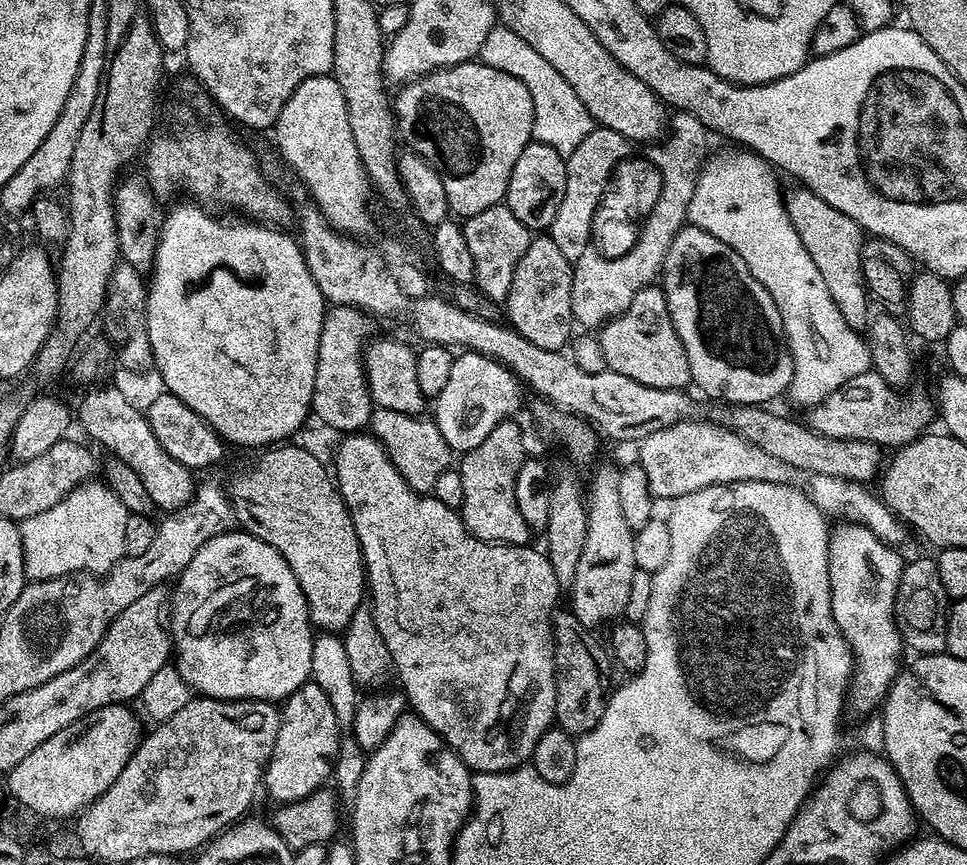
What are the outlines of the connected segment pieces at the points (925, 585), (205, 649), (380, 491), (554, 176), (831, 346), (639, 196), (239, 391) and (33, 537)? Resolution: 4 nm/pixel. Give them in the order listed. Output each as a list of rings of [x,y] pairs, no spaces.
[[[909,559],[902,570],[896,595],[896,625],[900,637],[916,654],[940,654],[946,649],[946,622],[950,601],[946,590],[942,590],[942,578],[938,578],[935,559]]]
[[[243,530],[223,532],[221,536],[210,538],[210,542],[206,542],[202,546],[202,550],[198,550],[198,554],[194,554],[194,558],[190,558],[190,562],[180,573],[175,584],[176,592],[174,588],[174,595],[170,600],[170,635],[174,649],[174,665],[193,693],[209,696],[215,700],[270,700],[280,702],[294,690],[302,687],[303,684],[309,683],[312,675],[310,654],[312,653],[312,641],[314,639],[314,625],[308,619],[308,603],[302,594],[302,586],[298,586],[298,578],[294,578],[294,570],[290,570],[286,558],[282,558],[282,554],[278,554],[278,550],[274,550],[274,546],[254,538]]]
[[[355,431],[345,435],[342,440],[344,441],[336,448],[336,468],[334,467],[336,487],[340,489],[340,497],[344,499],[344,504],[348,507],[348,513],[352,516],[352,525],[360,539],[360,553],[364,556],[366,584],[370,589],[370,611],[372,617],[378,626],[378,634],[382,634],[382,638],[386,642],[387,648],[390,650],[390,658],[394,658],[394,666],[396,667],[395,675],[398,677],[398,680],[400,676],[401,685],[399,684],[399,687],[407,697],[407,703],[410,705],[411,711],[415,713],[415,715],[422,717],[422,719],[448,743],[448,746],[460,755],[462,762],[473,773],[510,772],[513,768],[527,765],[534,754],[534,746],[538,746],[538,738],[542,738],[542,734],[547,728],[553,727],[556,714],[556,667],[554,666],[554,650],[556,647],[552,641],[552,614],[557,611],[558,604],[556,604],[556,599],[562,595],[562,589],[560,583],[554,578],[554,570],[550,566],[547,555],[545,555],[543,551],[535,552],[532,546],[525,546],[522,544],[492,544],[488,540],[480,540],[474,534],[470,534],[470,530],[464,524],[464,519],[461,518],[457,509],[446,506],[434,494],[415,492],[406,482],[406,478],[402,478],[402,474],[398,474],[394,462],[390,462],[387,450],[383,448],[375,436],[369,434],[367,431]]]
[[[529,142],[522,150],[522,154],[518,154],[514,170],[510,170],[510,182],[504,195],[504,200],[514,218],[518,218],[522,226],[526,226],[536,234],[551,229],[554,214],[558,214],[558,206],[562,206],[562,194],[566,194],[567,173],[567,159],[558,154],[554,146]]]
[[[751,150],[736,151],[740,152],[720,152],[717,156],[712,154],[707,157],[696,179],[694,198],[690,198],[687,223],[696,224],[714,234],[714,238],[722,238],[722,242],[726,242],[726,246],[733,248],[742,262],[750,266],[750,274],[766,286],[770,298],[774,298],[778,306],[784,336],[792,351],[794,378],[787,395],[792,396],[796,404],[811,406],[834,394],[834,390],[850,382],[850,378],[869,371],[872,368],[871,350],[865,337],[848,325],[846,318],[842,318],[838,306],[834,306],[834,298],[830,298],[830,290],[826,290],[826,282],[822,282],[822,274],[818,274],[818,266],[814,266],[814,258],[806,254],[806,246],[802,246],[802,238],[798,238],[798,230],[794,230],[788,217],[786,196],[783,191],[780,193],[780,184],[776,181],[777,169]]]
[[[624,157],[618,166],[612,171],[608,180],[608,186],[604,196],[596,208],[595,217],[592,220],[592,244],[595,251],[600,252],[606,258],[618,258],[629,252],[637,240],[639,227],[637,225],[624,226],[625,216],[628,214],[646,214],[653,208],[661,193],[661,172],[651,162],[649,157],[634,158]]]
[[[199,205],[180,206],[172,209],[168,217],[163,217],[159,225],[156,260],[147,285],[148,294],[148,328],[149,340],[152,343],[155,371],[163,387],[173,392],[194,414],[201,416],[210,427],[219,433],[221,440],[229,445],[237,444],[240,448],[263,449],[277,442],[287,441],[304,424],[312,412],[312,395],[314,394],[315,367],[318,364],[319,335],[326,313],[326,301],[320,288],[314,282],[310,270],[304,261],[304,250],[300,247],[295,235],[287,236],[287,231],[276,226],[267,226],[262,222],[242,222],[232,225],[223,224],[214,216],[202,212]]]
[[[92,482],[92,492],[79,492],[76,488],[74,490],[77,493],[77,497],[70,501],[67,501],[65,496],[62,497],[61,500],[57,502],[60,508],[54,505],[56,512],[51,512],[50,509],[48,509],[46,510],[48,516],[34,514],[30,518],[19,521],[18,527],[20,530],[20,537],[22,538],[22,546],[24,547],[24,571],[29,581],[49,580],[55,576],[70,576],[81,573],[82,571],[86,571],[90,574],[103,574],[110,571],[119,560],[124,559],[126,555],[124,551],[124,539],[126,538],[126,518],[130,515],[130,513],[128,511],[128,507],[126,507],[125,504],[123,504],[122,501],[119,500],[114,493],[112,493],[111,488],[108,487],[105,492],[100,492],[103,485],[104,484],[100,482]]]

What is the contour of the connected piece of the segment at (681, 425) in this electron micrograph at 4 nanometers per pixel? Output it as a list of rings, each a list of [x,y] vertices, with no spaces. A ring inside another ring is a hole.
[[[681,418],[644,440],[639,441],[638,463],[646,470],[648,488],[653,497],[671,502],[694,490],[711,484],[735,484],[737,480],[773,480],[775,484],[799,485],[802,474],[778,458],[770,458],[766,450],[750,443],[731,427],[711,424],[708,420]]]

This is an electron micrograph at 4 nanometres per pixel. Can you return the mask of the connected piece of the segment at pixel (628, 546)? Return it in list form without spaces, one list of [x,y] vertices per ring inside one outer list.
[[[604,464],[592,476],[592,485],[586,488],[588,529],[586,546],[582,546],[582,559],[570,589],[570,610],[582,622],[582,626],[599,630],[624,616],[626,602],[630,598],[630,582],[638,571],[634,562],[634,529],[626,526],[618,494],[620,468]]]

